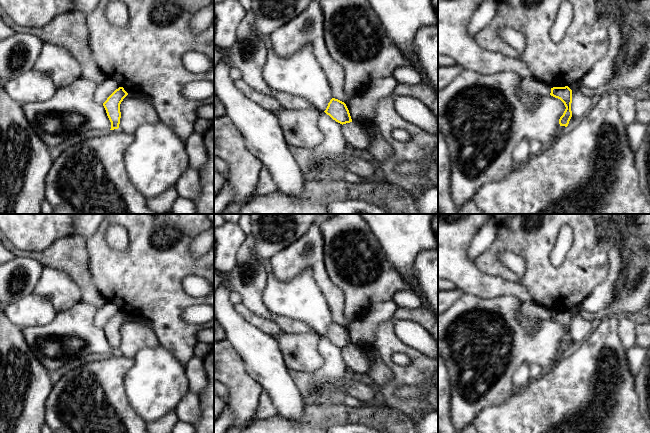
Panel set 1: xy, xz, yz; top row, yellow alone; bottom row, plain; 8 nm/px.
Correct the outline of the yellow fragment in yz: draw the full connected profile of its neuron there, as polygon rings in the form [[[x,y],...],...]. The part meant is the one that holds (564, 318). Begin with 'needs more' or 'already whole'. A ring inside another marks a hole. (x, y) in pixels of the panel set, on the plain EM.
already whole; [[[553,311],[551,312],[551,320],[560,323],[566,333],[563,337],[563,339],[559,343],[560,350],[567,351],[569,348],[569,345],[572,341],[572,335],[571,335],[571,327],[572,327],[572,314],[568,311]]]

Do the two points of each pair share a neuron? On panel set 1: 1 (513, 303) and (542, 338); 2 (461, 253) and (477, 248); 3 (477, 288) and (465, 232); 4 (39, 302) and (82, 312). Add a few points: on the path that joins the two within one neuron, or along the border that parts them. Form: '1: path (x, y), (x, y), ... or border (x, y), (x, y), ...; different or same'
1: path (511, 316), (511, 323), (526, 338), (529, 338); same
2: border (479, 230), (469, 245), (469, 259), (472, 262); different
3: path (464, 274), (461, 271), (461, 246); same
4: border (57, 313), (51, 321), (36, 326); different

